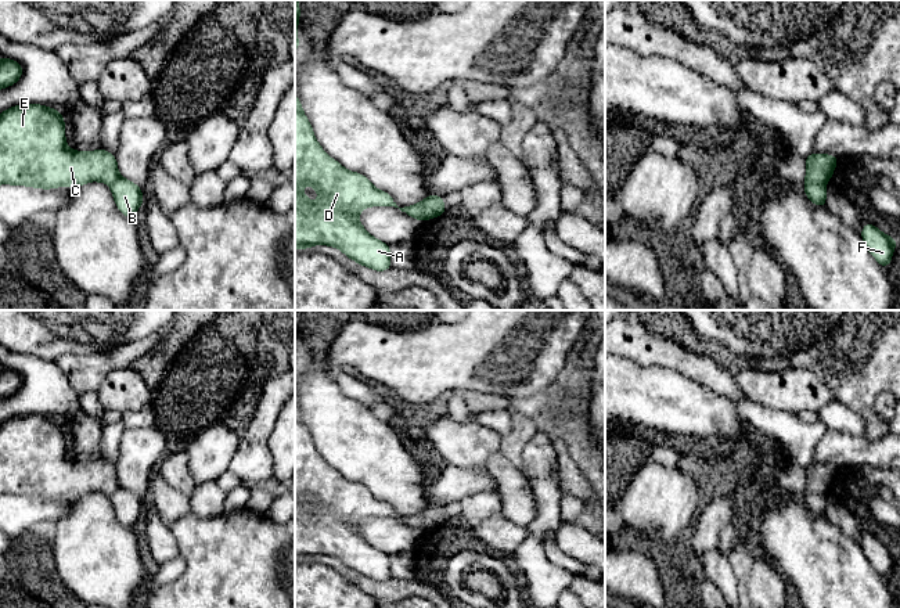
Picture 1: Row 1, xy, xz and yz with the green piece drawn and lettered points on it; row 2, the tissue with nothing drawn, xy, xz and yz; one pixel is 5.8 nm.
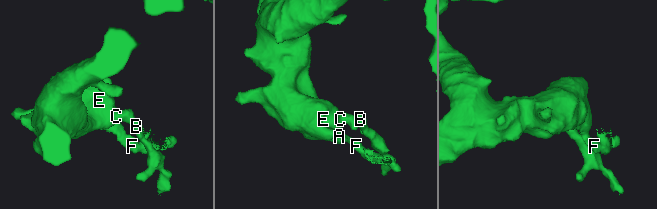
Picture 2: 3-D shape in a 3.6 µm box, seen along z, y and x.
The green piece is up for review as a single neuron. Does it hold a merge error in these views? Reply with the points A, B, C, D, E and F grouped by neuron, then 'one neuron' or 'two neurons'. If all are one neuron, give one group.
groups A B C D E F; one neuron

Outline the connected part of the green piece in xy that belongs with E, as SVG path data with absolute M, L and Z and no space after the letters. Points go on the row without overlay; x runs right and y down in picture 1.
M29 414L0 424L0 494L50 500L89 492L108 494L116 518L129 529L144 512L141 499L119 485L114 464L66 457L61 421Z

